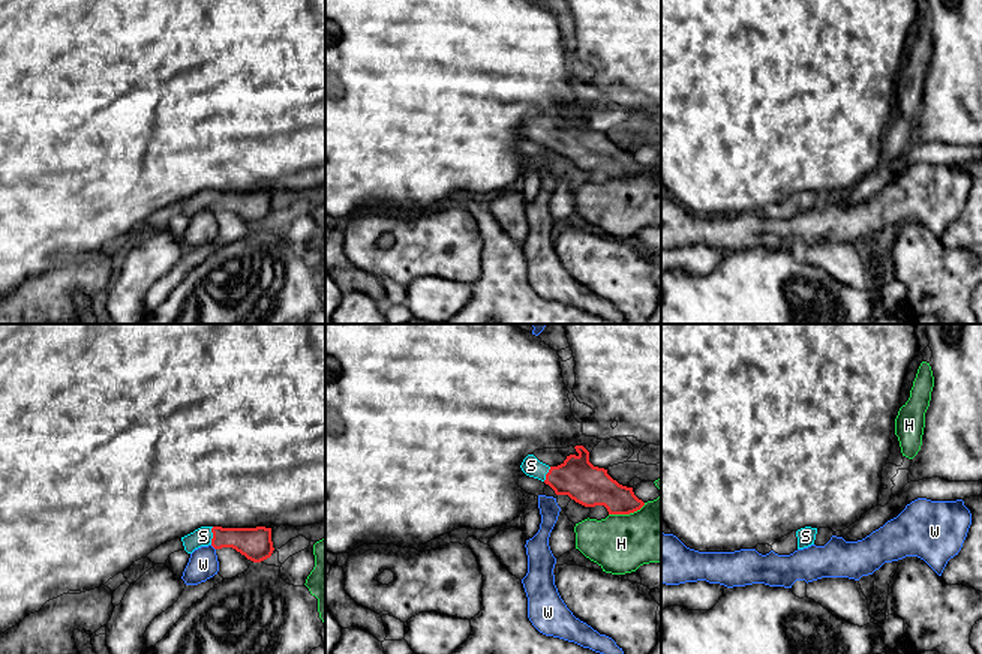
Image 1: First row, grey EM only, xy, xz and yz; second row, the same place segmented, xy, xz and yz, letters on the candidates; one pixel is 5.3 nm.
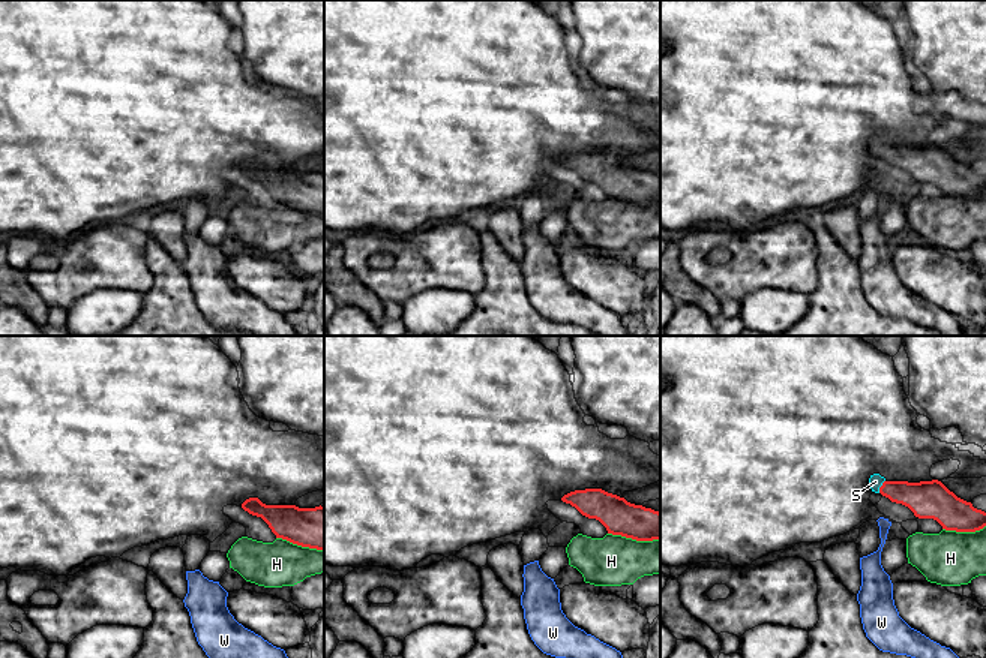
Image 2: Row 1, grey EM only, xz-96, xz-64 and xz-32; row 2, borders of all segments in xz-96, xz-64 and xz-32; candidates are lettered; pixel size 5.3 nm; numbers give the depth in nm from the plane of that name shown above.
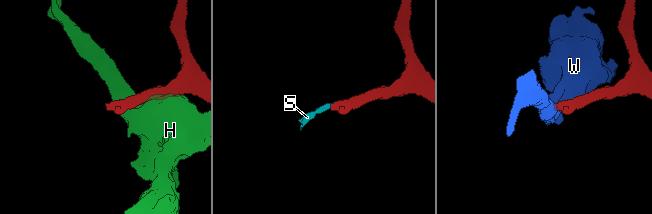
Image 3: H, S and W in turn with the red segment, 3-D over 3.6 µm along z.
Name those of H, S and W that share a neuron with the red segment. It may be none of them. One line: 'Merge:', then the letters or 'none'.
Merge: S

